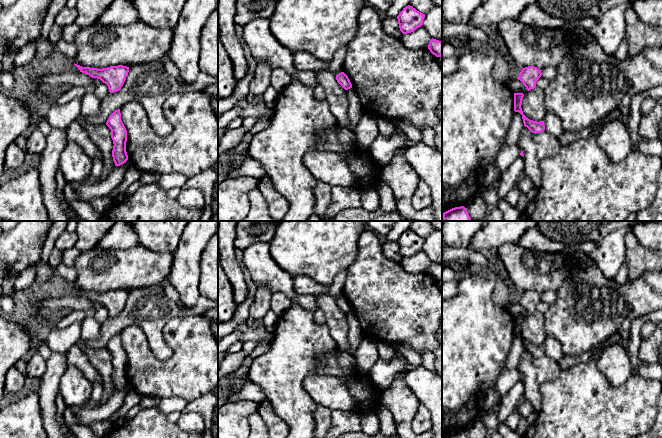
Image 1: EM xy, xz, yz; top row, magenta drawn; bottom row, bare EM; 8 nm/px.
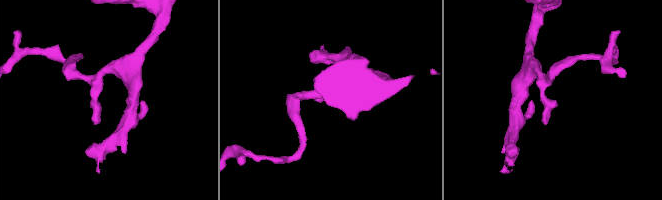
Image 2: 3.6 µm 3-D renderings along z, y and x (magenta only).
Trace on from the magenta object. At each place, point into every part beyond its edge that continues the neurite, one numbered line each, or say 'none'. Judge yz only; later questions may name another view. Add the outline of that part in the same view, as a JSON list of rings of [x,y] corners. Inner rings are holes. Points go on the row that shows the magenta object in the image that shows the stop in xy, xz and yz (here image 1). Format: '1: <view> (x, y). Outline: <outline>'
none

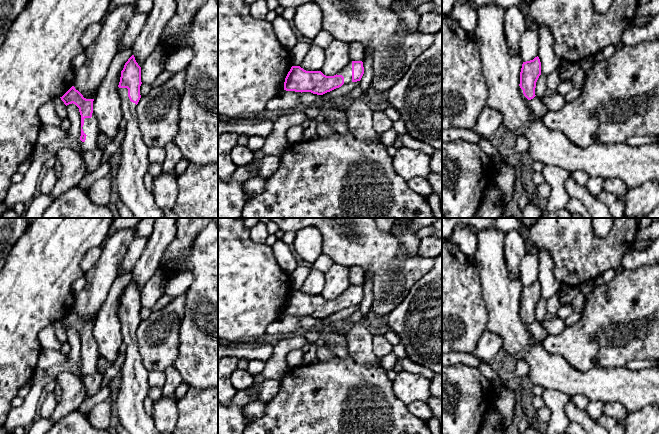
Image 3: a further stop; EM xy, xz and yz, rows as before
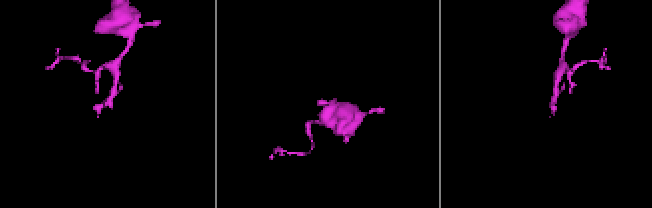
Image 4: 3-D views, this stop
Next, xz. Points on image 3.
1: xz (347, 71). Outline: [[[350,61],[346,67],[341,70],[337,75],[342,75],[344,77],[344,84],[349,84],[352,82],[352,61]]]

